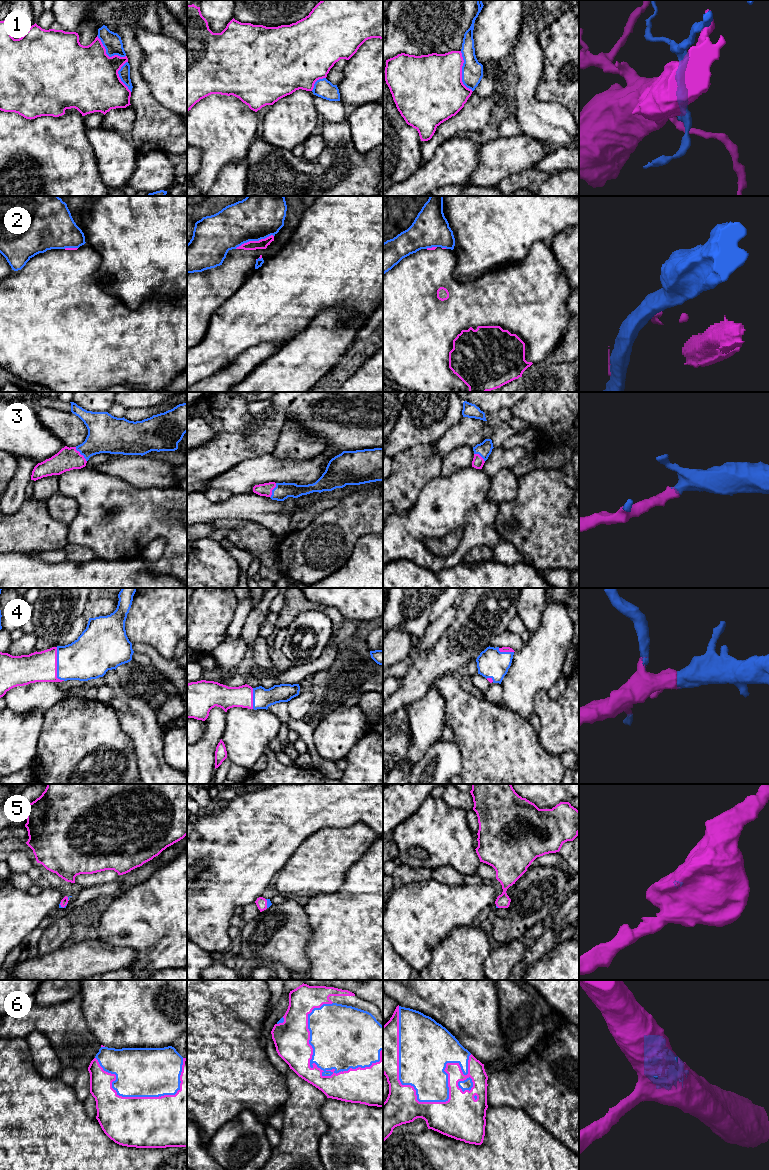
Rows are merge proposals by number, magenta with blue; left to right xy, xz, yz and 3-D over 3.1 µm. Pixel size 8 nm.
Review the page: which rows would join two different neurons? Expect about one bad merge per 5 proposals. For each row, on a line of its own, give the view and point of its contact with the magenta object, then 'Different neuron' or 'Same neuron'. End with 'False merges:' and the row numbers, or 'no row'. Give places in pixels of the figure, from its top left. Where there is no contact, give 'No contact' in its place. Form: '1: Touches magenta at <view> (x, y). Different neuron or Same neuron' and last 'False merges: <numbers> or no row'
1: Touches magenta at yz (461, 72). Different neuron
2: Touches magenta at xz (254, 241). Different neuron
3: Touches magenta at xy (80, 454). Same neuron
4: Touches magenta at xy (56, 666). Same neuron
5: Touches magenta at xy (63, 907). Same neuron
6: Touches magenta at yz (398, 1072). Same neuron
False merges: 1, 2

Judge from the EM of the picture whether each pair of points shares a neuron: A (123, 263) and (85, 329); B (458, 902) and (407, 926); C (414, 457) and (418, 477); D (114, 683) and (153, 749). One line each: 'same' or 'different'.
A: different
B: same
C: same
D: same

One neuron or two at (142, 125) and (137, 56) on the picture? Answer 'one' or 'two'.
one

